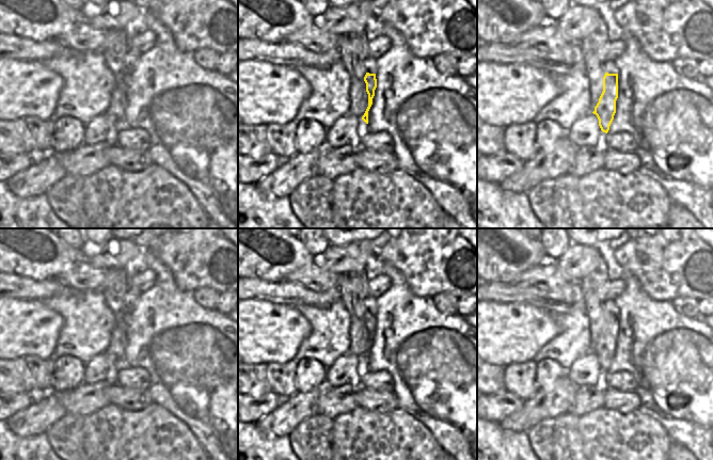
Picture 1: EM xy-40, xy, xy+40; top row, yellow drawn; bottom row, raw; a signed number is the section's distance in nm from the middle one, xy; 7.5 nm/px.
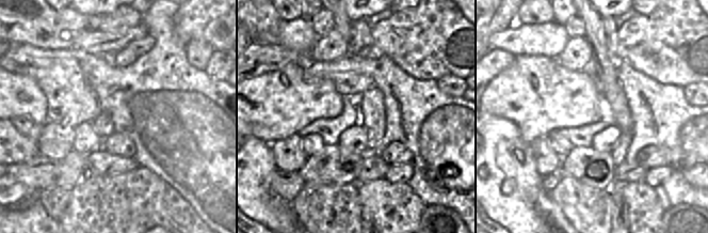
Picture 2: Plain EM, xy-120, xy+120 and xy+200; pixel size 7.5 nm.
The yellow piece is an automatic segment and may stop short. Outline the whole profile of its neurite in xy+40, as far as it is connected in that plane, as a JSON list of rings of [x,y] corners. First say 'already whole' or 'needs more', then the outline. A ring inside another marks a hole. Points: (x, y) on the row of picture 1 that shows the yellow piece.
needs more; [[[606,61],[603,63],[603,66],[606,72],[603,77],[603,92],[592,113],[597,115],[601,130],[607,133],[616,113],[618,70],[614,61]]]

